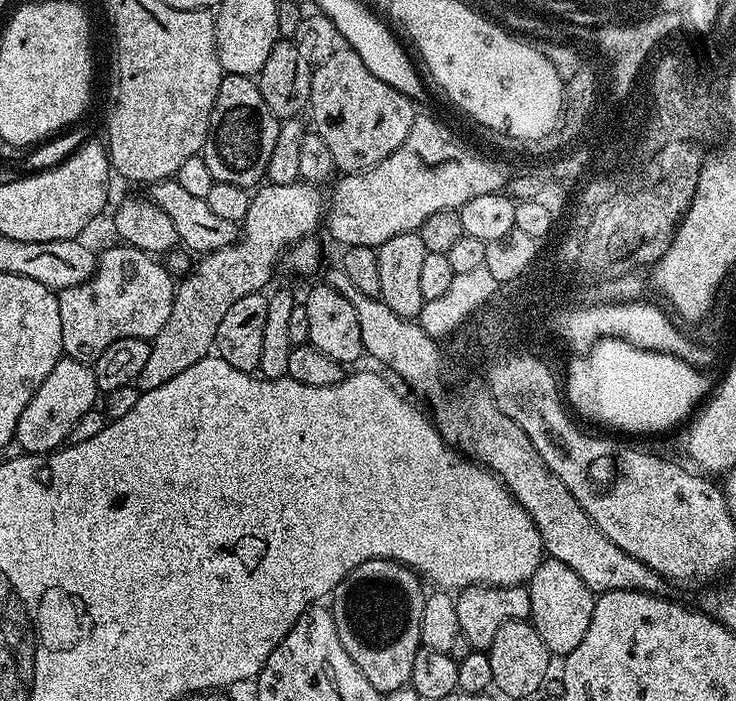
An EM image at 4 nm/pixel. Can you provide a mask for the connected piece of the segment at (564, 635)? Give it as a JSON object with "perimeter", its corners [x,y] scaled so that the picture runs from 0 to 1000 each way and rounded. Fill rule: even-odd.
{"perimeter":[[[749,796],[735,799],[731,813],[726,813],[715,837],[720,847],[723,872],[720,889],[728,894],[736,916],[742,916],[751,937],[772,936],[774,927],[780,927],[780,922],[791,916],[796,899],[802,899],[810,850],[796,836],[796,830],[791,830],[791,825],[785,825],[785,819],[780,819],[780,813],[769,807],[769,802],[758,802]]]}

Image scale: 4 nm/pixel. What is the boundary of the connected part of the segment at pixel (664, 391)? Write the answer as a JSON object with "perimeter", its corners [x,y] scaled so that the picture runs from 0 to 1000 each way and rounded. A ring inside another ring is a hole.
{"perimeter":[[[815,484],[813,489],[806,492],[804,498],[798,504],[798,506],[793,509],[784,509],[783,512],[777,511],[770,515],[770,519],[773,519],[769,525],[769,545],[766,544],[766,562],[773,581],[785,593],[788,591],[807,602],[821,605],[829,611],[834,611],[845,616],[853,616],[856,619],[894,619],[918,609],[927,601],[927,603],[931,603],[942,592],[944,582],[969,558],[969,553],[973,548],[971,541],[967,542],[962,536],[963,532],[954,532],[950,526],[944,525],[944,522],[935,519],[927,512],[921,512],[920,509],[908,504],[867,498],[867,495],[860,495],[859,491],[845,484]]]}

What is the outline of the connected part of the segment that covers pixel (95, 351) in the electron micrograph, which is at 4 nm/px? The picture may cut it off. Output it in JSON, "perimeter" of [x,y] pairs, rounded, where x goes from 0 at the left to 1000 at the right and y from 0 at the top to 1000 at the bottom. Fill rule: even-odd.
{"perimeter":[[[158,345],[154,354],[135,361],[130,389],[122,398],[106,408],[80,412],[79,448],[84,454],[84,494],[91,512],[128,516],[141,504],[144,494],[166,482],[193,482],[202,488],[211,485],[220,465],[226,465],[226,454],[231,454],[231,437],[239,418],[235,389],[212,371],[216,369],[211,364]]]}

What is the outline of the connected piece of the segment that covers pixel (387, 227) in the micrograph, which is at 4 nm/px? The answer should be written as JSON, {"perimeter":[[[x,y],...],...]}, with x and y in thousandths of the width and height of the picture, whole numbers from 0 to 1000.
{"perimeter":[[[568,163],[563,168],[563,180],[557,183],[557,191],[552,194],[552,203],[546,203],[546,208],[541,208],[541,214],[535,214],[535,220],[530,220],[524,225],[519,225],[519,231],[514,231],[507,240],[500,240],[496,245],[474,245],[463,250],[461,255],[455,258],[451,280],[448,274],[448,284],[443,291],[443,325],[446,320],[446,331],[454,341],[462,347],[462,351],[471,351],[480,354],[481,351],[503,351],[512,355],[518,348],[523,348],[530,340],[535,340],[541,334],[552,334],[553,331],[567,330],[583,311],[584,305],[591,305],[595,301],[611,301],[614,298],[624,300],[629,291],[639,288],[639,282],[649,282],[649,277],[671,277],[681,272],[686,265],[685,262],[685,245],[673,234],[673,227],[654,221],[651,215],[644,210],[635,211],[611,184],[603,177],[596,177],[587,165],[576,165],[576,163]]]}

